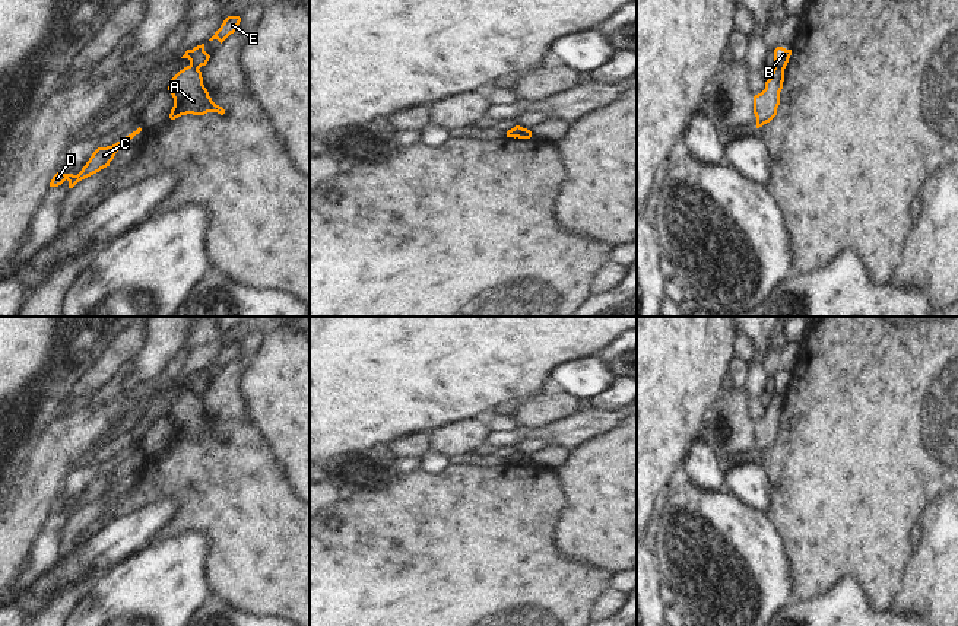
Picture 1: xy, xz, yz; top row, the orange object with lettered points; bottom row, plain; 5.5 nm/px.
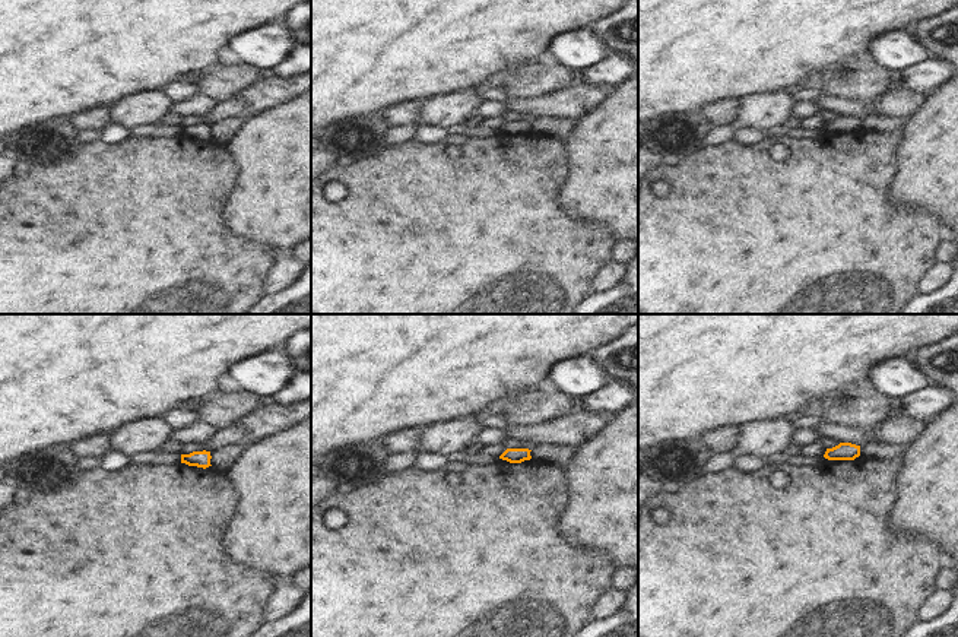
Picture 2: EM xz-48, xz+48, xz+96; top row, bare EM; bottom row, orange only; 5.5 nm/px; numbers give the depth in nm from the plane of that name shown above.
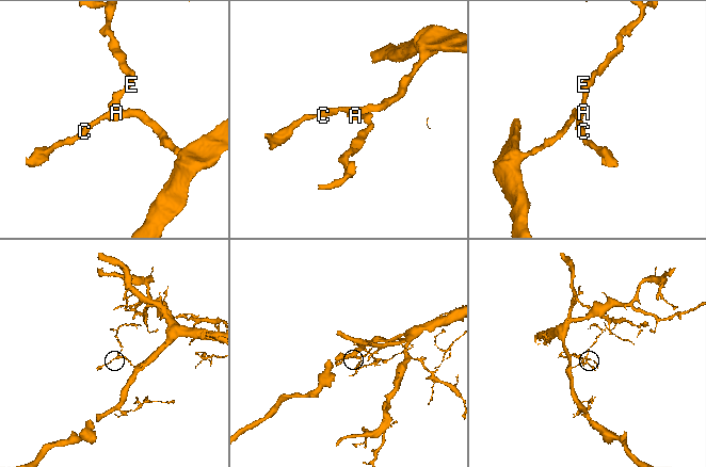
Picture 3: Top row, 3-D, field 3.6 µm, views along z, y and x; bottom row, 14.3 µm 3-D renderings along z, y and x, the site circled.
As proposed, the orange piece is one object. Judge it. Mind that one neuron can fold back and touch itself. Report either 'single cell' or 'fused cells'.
fused cells

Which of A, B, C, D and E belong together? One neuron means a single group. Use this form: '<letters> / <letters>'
A C D / B E

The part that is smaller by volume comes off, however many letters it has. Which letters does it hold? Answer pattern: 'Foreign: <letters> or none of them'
Foreign: B, E.

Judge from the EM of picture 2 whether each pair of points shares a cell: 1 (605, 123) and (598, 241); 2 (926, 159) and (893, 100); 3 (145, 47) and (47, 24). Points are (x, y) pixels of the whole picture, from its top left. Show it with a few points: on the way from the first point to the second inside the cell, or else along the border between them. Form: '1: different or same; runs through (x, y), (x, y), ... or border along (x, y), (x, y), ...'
1: different; border along (567, 212), (576, 218), (602, 222), (619, 240)
2: different; border along (929, 97), (906, 121)
3: same; runs through (120, 24), (72, 24)

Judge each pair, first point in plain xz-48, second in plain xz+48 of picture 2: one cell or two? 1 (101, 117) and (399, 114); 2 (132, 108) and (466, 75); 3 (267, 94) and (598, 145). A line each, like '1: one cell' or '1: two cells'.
1: one cell
2: two cells
3: two cells

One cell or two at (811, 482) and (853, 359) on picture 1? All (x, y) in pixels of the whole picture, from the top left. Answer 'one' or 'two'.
one

